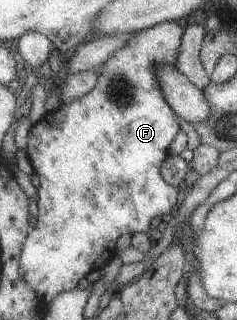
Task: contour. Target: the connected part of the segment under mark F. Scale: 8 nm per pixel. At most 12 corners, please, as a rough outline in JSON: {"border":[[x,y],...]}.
{"border":[[185,26],[136,32],[32,127],[20,273],[44,303],[178,205],[160,87]]}

